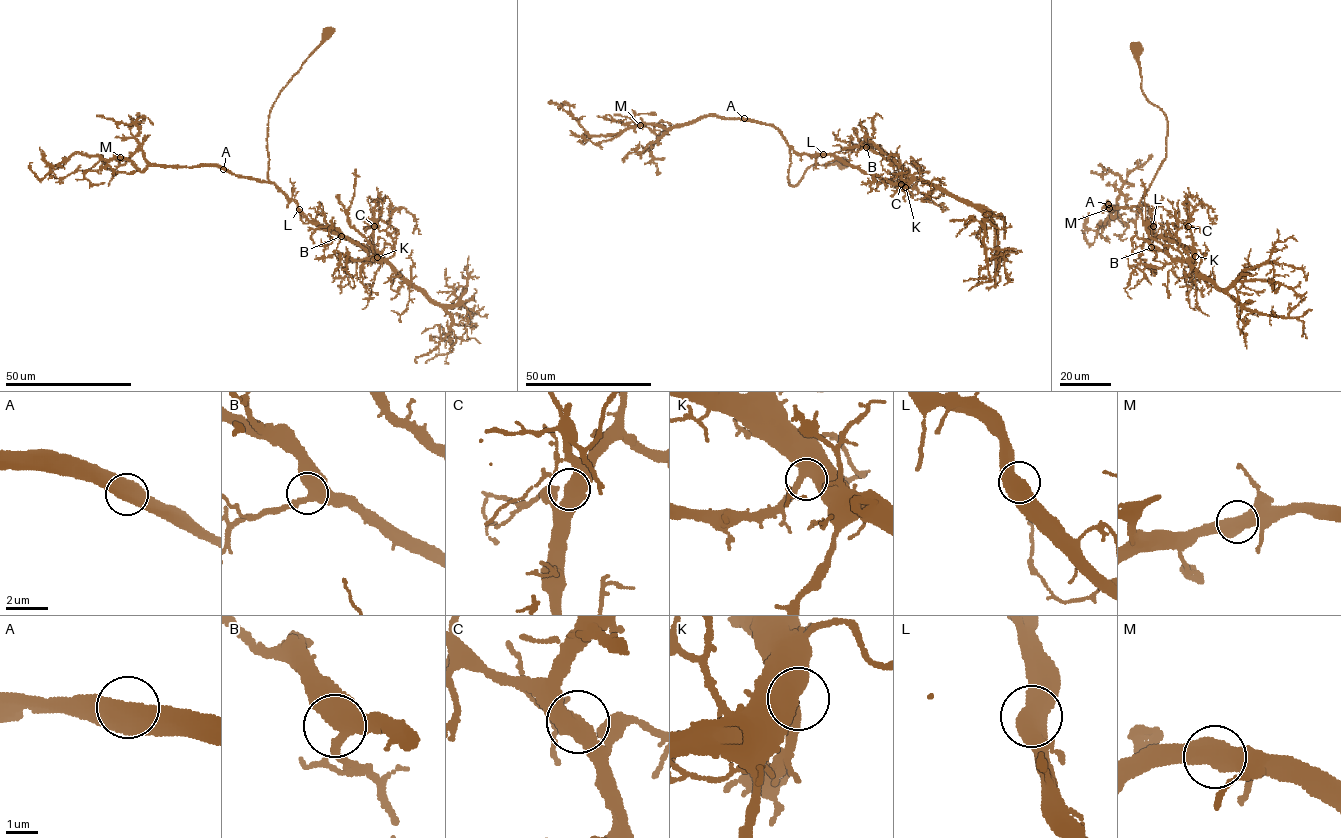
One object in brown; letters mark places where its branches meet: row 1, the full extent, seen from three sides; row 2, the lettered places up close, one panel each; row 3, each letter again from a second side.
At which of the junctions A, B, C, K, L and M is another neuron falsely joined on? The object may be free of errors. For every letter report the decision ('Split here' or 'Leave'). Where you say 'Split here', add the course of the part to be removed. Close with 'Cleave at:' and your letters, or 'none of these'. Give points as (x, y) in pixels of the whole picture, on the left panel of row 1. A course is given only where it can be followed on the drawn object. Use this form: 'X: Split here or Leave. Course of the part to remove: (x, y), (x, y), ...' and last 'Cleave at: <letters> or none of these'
A: Leave
B: Leave
C: Leave
K: Leave
L: Leave
M: Leave
Cleave at: none of these

